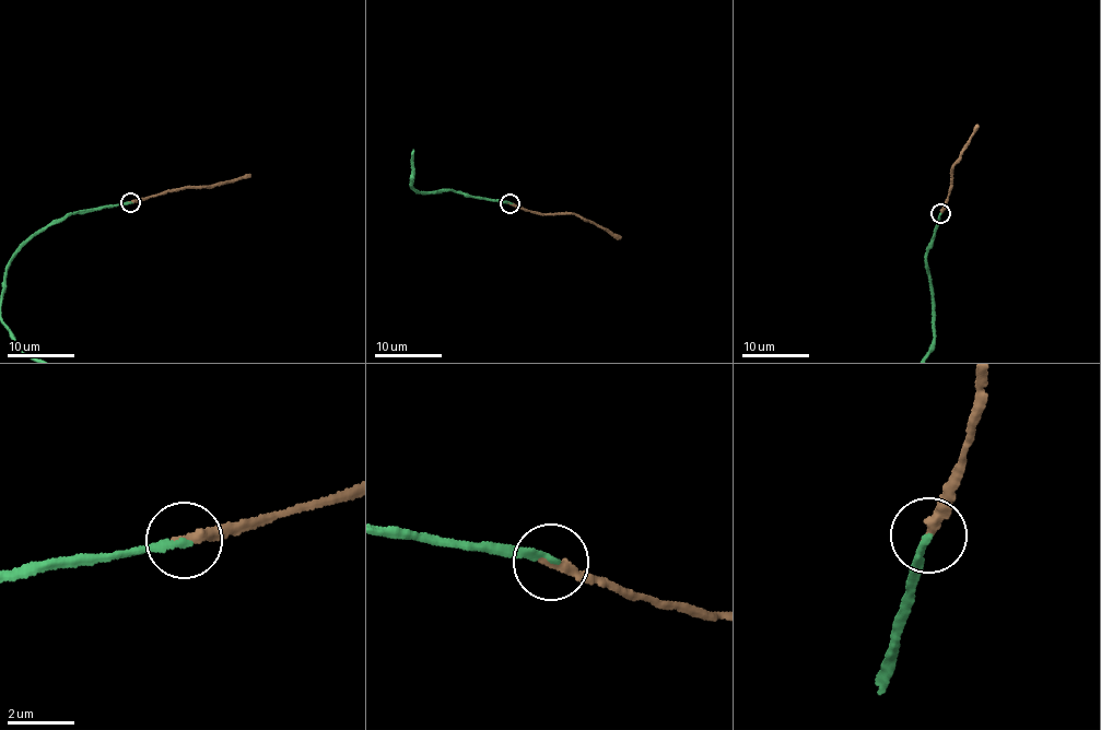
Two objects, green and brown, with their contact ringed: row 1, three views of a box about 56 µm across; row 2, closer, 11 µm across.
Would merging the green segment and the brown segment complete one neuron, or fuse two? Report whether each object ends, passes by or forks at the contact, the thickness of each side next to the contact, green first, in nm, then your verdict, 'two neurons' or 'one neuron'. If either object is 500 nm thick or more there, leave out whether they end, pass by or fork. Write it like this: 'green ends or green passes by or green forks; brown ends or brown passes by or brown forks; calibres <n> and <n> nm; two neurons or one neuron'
green ends; brown ends; calibres 220 and 300 nm; one neuron

